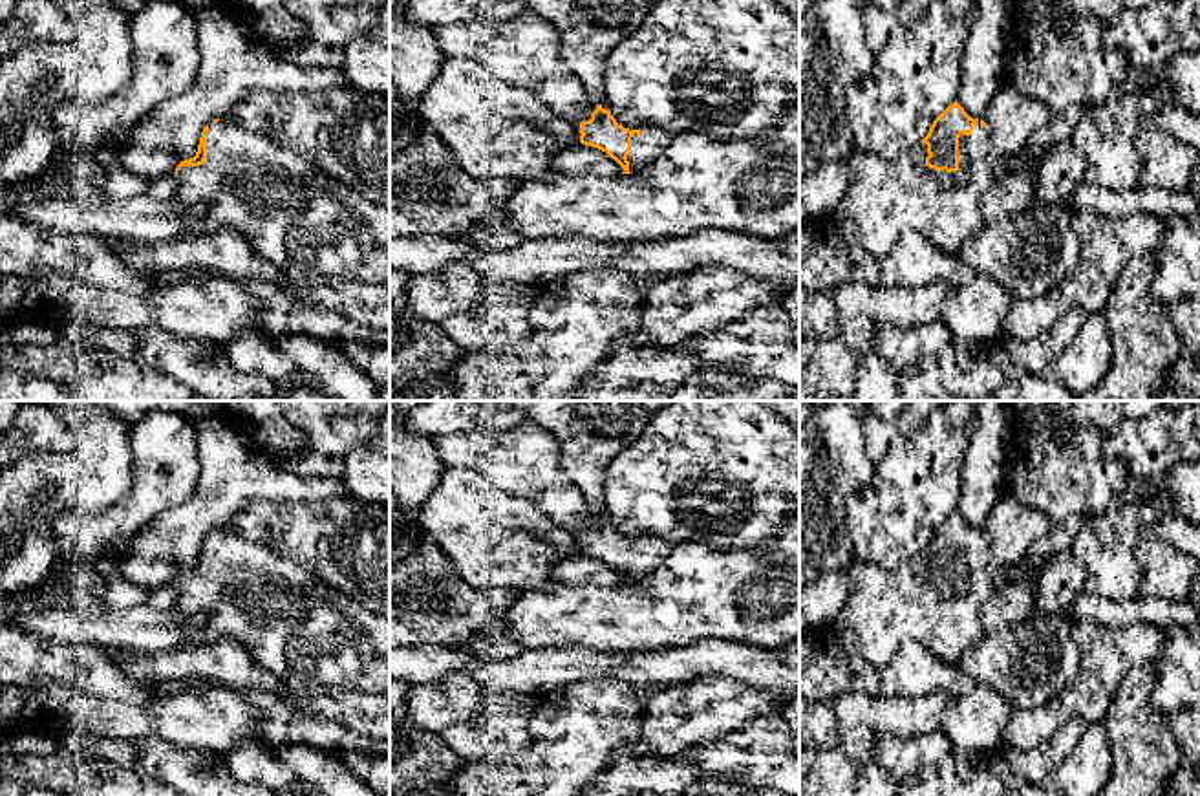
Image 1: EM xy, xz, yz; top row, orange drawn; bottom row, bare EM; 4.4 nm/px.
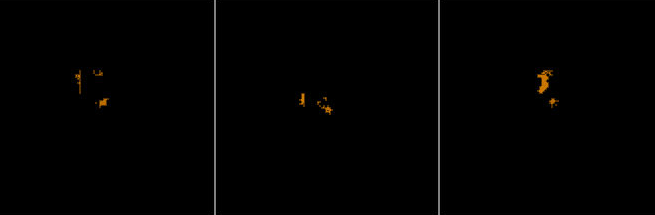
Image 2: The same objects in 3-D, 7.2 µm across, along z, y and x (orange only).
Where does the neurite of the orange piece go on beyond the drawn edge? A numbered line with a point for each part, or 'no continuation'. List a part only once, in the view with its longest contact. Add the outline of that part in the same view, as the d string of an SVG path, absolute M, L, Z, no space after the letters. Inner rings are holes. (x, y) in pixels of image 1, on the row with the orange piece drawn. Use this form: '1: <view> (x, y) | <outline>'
1: yz (884, 198) | M973 126L970 135L959 137L959 170L935 170L926 165L927 145L918 143L898 157L884 159L874 154L852 150L845 157L847 190L832 214L834 227L847 245L882 258L891 253L900 234L918 231L948 254L957 254L960 245L984 227L980 198L993 185L997 159L990 150L990 128Z

